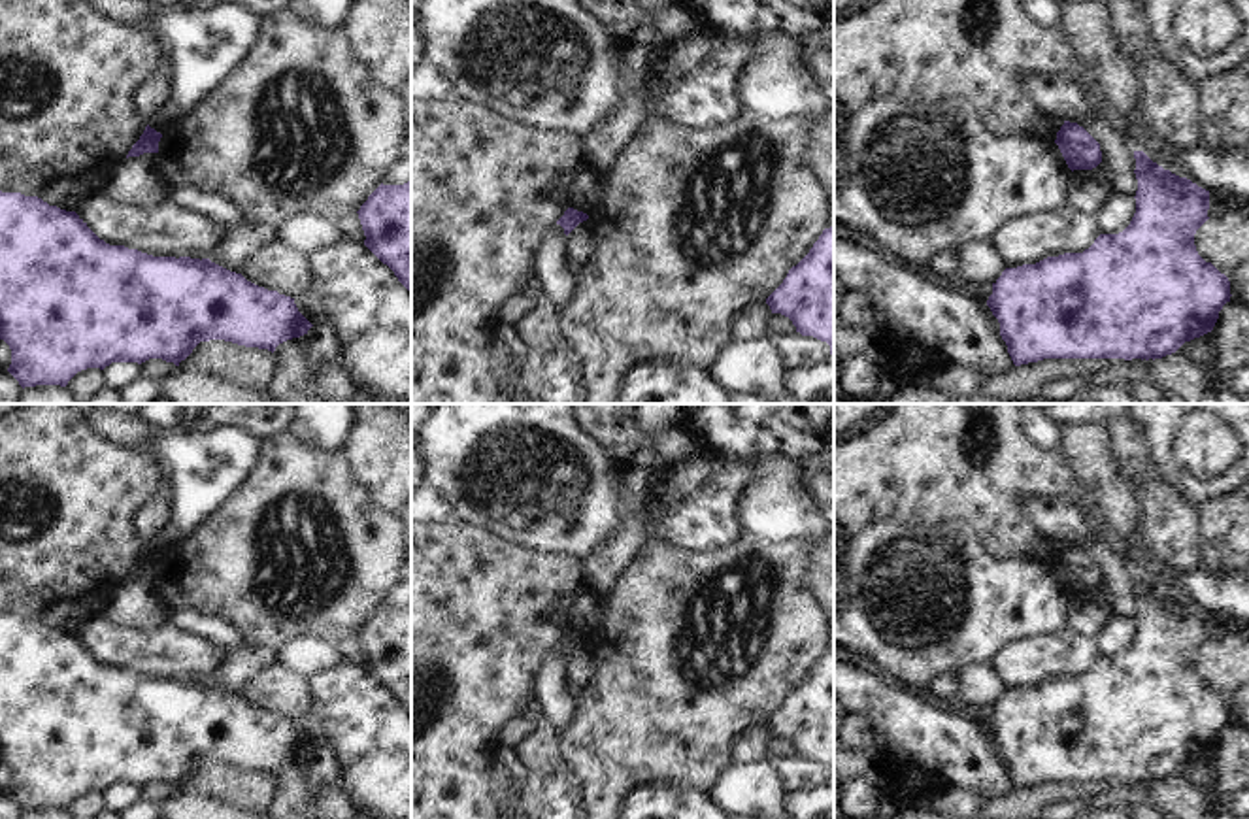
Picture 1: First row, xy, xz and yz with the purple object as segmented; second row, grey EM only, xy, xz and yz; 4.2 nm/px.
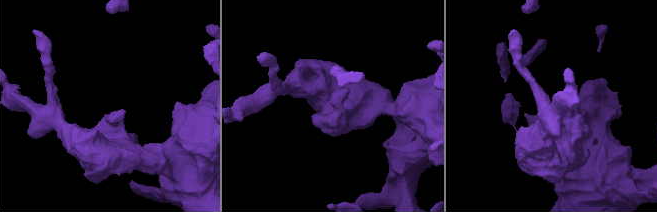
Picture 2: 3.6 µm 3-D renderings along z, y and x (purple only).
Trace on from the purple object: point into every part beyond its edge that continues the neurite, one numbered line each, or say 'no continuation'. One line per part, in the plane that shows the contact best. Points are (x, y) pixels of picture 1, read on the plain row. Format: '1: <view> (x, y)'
no continuation

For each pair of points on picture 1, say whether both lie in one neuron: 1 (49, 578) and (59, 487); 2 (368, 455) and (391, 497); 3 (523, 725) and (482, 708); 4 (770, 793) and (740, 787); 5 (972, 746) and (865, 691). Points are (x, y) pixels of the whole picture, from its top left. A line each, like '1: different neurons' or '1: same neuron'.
1: same neuron
2: same neuron
3: different neurons
4: same neuron
5: same neuron

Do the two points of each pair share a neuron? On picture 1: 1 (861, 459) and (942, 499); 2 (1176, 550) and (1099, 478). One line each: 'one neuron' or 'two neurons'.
1: one neuron
2: two neurons

